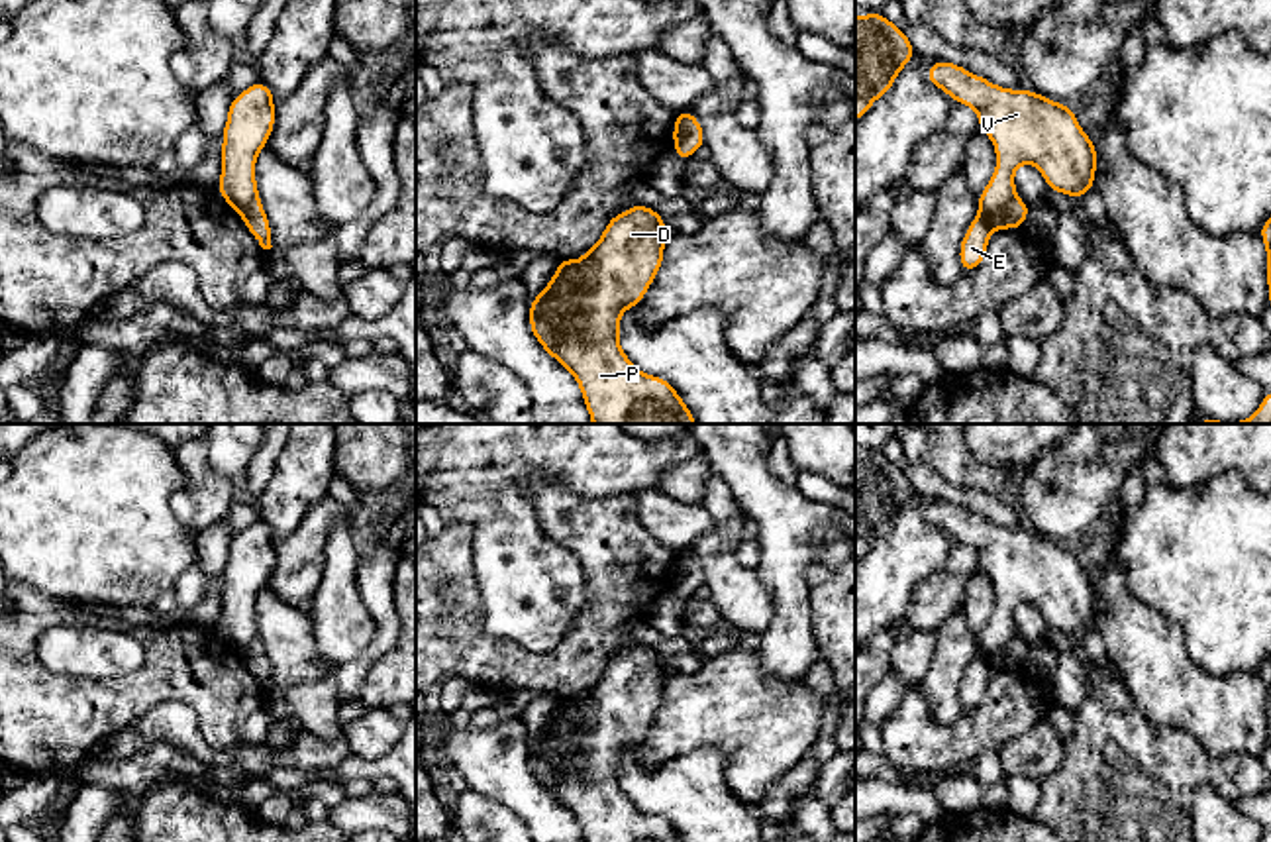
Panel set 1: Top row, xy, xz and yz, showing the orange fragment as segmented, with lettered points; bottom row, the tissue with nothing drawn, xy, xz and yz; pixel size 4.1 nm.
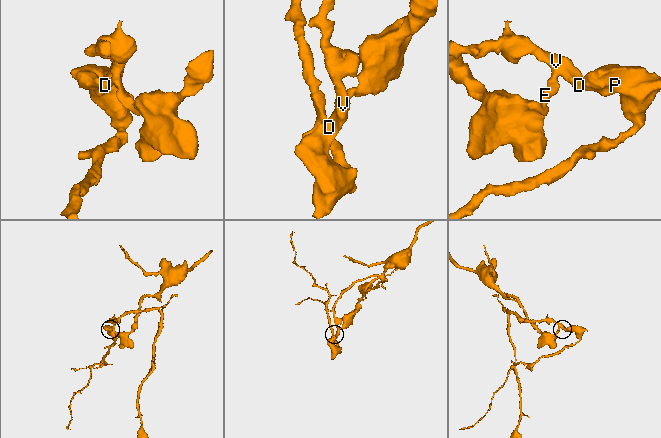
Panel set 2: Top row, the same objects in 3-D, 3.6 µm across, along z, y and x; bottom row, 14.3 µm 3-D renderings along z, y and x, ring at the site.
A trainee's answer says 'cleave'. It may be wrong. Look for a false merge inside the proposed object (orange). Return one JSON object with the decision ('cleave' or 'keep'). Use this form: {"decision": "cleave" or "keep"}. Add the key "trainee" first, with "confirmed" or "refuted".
{"trainee": "confirmed", "decision": "cleave"}

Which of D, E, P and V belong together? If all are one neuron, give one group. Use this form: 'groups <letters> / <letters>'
groups D P V / E

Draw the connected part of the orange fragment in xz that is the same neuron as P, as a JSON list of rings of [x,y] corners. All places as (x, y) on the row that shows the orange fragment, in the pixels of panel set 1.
[[[636,204],[612,216],[602,237],[581,261],[559,259],[545,290],[530,302],[530,330],[581,387],[592,424],[696,424],[673,385],[641,373],[618,343],[620,314],[636,308],[663,265],[665,218]]]

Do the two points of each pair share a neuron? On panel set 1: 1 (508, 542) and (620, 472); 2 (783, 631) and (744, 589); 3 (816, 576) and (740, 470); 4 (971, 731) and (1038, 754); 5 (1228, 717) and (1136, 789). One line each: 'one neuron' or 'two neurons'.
1: one neuron
2: two neurons
3: two neurons
4: two neurons
5: two neurons

